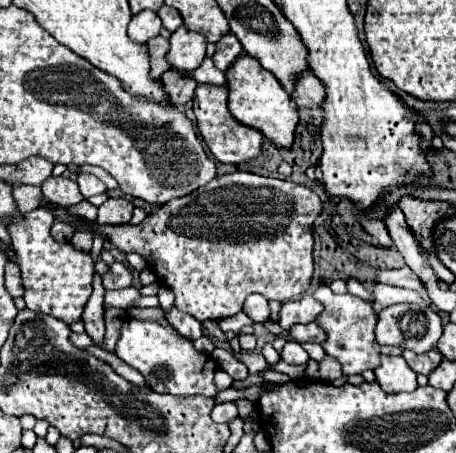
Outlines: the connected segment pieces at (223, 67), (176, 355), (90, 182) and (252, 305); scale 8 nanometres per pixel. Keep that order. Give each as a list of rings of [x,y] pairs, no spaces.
[[[225,35],[225,37],[217,43],[217,51],[215,51],[215,55],[213,55],[215,67],[217,67],[219,71],[227,71],[241,53],[243,53],[243,49],[239,47],[239,41],[235,39],[235,35]]]
[[[125,317],[121,327],[121,339],[117,341],[115,355],[123,359],[129,367],[137,369],[149,389],[155,393],[169,393],[175,397],[215,397],[219,393],[213,375],[217,371],[217,363],[211,355],[205,355],[193,347],[191,339],[181,337],[175,329],[163,327],[157,321],[143,321],[135,317]]]
[[[79,173],[77,177],[77,183],[79,183],[79,189],[83,193],[85,199],[89,199],[91,195],[99,195],[99,193],[105,193],[105,183],[101,183],[95,175],[87,175],[87,173]]]
[[[249,295],[249,297],[245,299],[243,311],[245,311],[253,321],[257,321],[257,323],[267,321],[269,315],[271,315],[271,311],[269,311],[269,301],[267,301],[265,297],[261,297],[261,295]]]

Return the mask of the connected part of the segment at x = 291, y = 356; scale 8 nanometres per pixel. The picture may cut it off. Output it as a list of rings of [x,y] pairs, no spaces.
[[[285,343],[281,359],[285,363],[291,363],[291,365],[301,365],[301,363],[307,363],[309,355],[307,355],[307,351],[299,343]]]

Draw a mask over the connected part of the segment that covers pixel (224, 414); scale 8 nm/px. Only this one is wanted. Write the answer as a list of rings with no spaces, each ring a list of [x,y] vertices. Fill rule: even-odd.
[[[231,401],[231,403],[217,403],[213,407],[213,411],[211,411],[211,419],[217,421],[217,423],[229,423],[229,421],[233,421],[237,417],[239,417],[239,411],[237,411],[235,401]]]

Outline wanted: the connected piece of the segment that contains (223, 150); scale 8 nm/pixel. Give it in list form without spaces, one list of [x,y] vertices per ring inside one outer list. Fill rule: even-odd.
[[[197,85],[195,89],[195,97],[193,97],[193,111],[197,117],[197,125],[199,125],[199,133],[205,139],[209,151],[213,153],[213,157],[221,163],[243,163],[249,161],[253,157],[257,157],[261,153],[261,141],[263,135],[261,131],[247,127],[243,123],[239,123],[227,109],[227,85]]]

